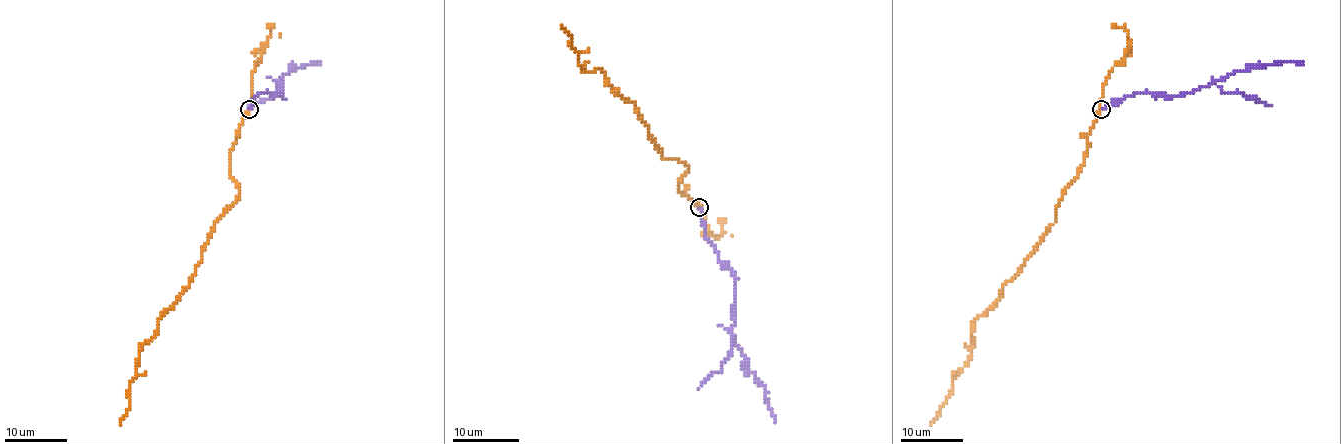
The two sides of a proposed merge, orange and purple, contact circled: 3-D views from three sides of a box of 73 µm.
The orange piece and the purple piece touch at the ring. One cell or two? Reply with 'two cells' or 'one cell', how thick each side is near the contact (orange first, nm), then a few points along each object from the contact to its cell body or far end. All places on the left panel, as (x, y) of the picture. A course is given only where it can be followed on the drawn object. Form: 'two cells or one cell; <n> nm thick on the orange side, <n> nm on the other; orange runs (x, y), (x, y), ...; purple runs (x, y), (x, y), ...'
two cells; 360 nm thick on the orange side, 190 nm on the other; orange runs (249, 109), (237, 131), (229, 167), (238, 198), (211, 228), (190, 283), (141, 347), (127, 413), (119, 424); purple runs (251, 109), (258, 94), (279, 94), (284, 98), (280, 81), (288, 72), (312, 62), (321, 62)

